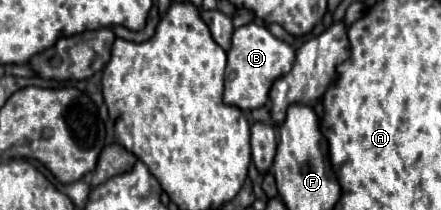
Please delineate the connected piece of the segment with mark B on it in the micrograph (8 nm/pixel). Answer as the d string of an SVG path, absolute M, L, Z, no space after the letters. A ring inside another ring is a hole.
M248 23L238 27L232 35L232 47L228 51L224 103L236 105L242 111L260 109L268 101L272 83L292 69L294 55L296 55L296 49L290 43L276 39L264 25Z

